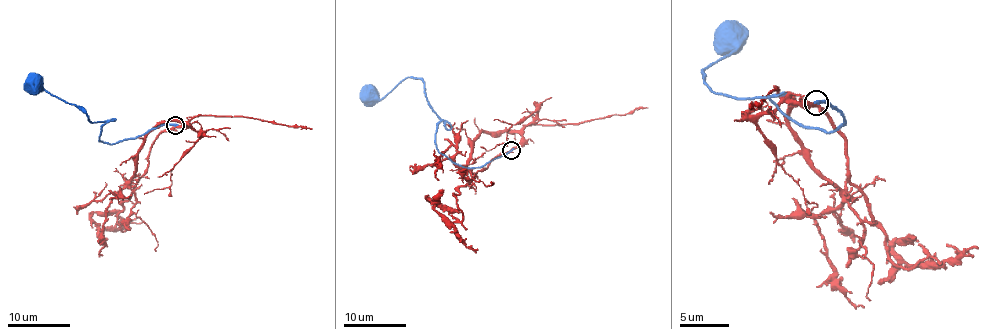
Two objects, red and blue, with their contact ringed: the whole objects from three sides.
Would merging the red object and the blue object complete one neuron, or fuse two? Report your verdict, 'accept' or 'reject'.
accept

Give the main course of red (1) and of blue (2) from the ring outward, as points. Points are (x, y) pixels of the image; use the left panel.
1: (175, 125), (184, 126), (178, 121), (161, 121), (147, 136), (136, 175), (105, 214), (100, 250), (103, 255)
2: (175, 125), (161, 125), (144, 134), (106, 143), (100, 140), (103, 121), (90, 121), (73, 104), (36, 81)

